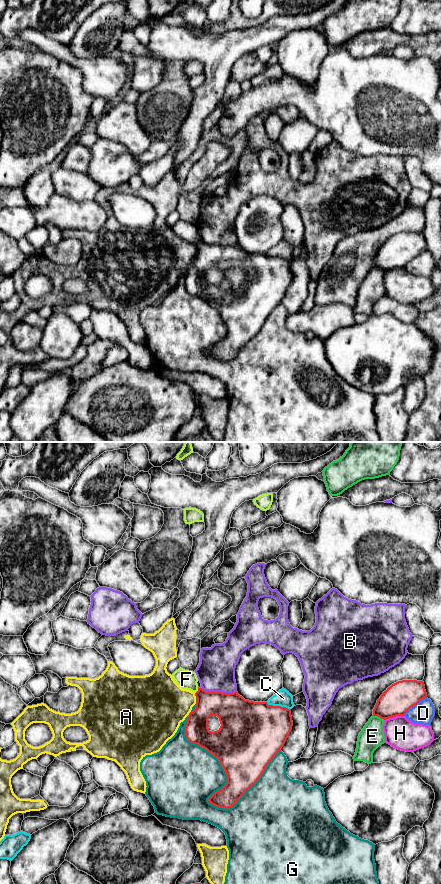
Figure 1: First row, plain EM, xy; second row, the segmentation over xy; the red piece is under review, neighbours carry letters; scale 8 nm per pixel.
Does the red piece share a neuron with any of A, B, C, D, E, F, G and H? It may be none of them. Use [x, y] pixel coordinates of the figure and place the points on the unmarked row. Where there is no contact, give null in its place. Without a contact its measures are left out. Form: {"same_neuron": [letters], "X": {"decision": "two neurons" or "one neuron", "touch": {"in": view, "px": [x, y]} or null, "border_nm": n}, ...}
{"same_neuron": ["F"], "A": {"decision": "two neurons", "touch": {"in": "xy", "px": [195, 247]}, "border_nm": 40}, "B": {"decision": "two neurons", "touch": {"in": "xy", "px": [219, 244]}, "border_nm": 280}, "C": {"decision": "two neurons", "touch": {"in": "xy", "px": [278, 258]}, "border_nm": 200}, "D": {"decision": "two neurons", "touch": {"in": "xy", "px": [414, 257]}, "border_nm": 240}, "E": {"decision": "two neurons", "touch": {"in": "xy", "px": [379, 268]}, "border_nm": 100}, "F": {"decision": "one neuron", "touch": {"in": "xy", "px": [198, 242]}, "border_nm": 60}, "G": {"decision": "two neurons", "touch": {"in": "xy", "px": [221, 317]}, "border_nm": 800}, "H": {"decision": "two neurons", "touch": {"in": "xy", "px": [394, 268]}, "border_nm": 170}}

